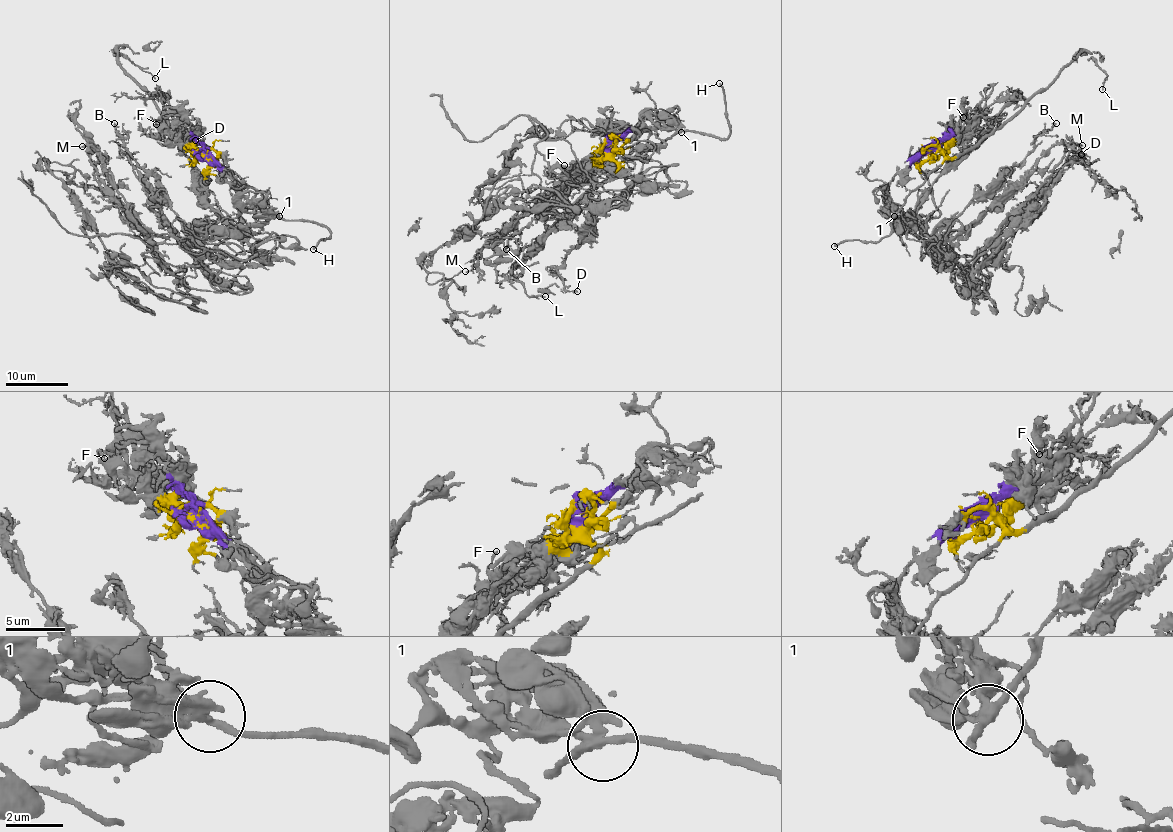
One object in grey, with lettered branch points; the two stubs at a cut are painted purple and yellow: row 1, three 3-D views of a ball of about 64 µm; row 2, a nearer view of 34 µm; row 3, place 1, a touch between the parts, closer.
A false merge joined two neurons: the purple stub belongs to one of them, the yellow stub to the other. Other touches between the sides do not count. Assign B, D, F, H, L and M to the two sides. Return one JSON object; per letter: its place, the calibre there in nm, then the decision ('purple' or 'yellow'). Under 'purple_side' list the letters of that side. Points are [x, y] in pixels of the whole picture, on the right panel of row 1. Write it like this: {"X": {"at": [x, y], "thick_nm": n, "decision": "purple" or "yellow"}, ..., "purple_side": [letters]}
{"B": {"at": [1056, 123], "thick_nm": 280, "decision": "purple"}, "D": {"at": [1081, 154], "thick_nm": 220, "decision": "purple"}, "F": {"at": [963, 117], "thick_nm": 130, "decision": "yellow"}, "H": {"at": [834, 246], "thick_nm": 200, "decision": "yellow"}, "L": {"at": [1102, 89], "thick_nm": 130, "decision": "yellow"}, "M": {"at": [1082, 145], "thick_nm": 120, "decision": "purple"}, "purple_side": ["B", "D", "M"]}

